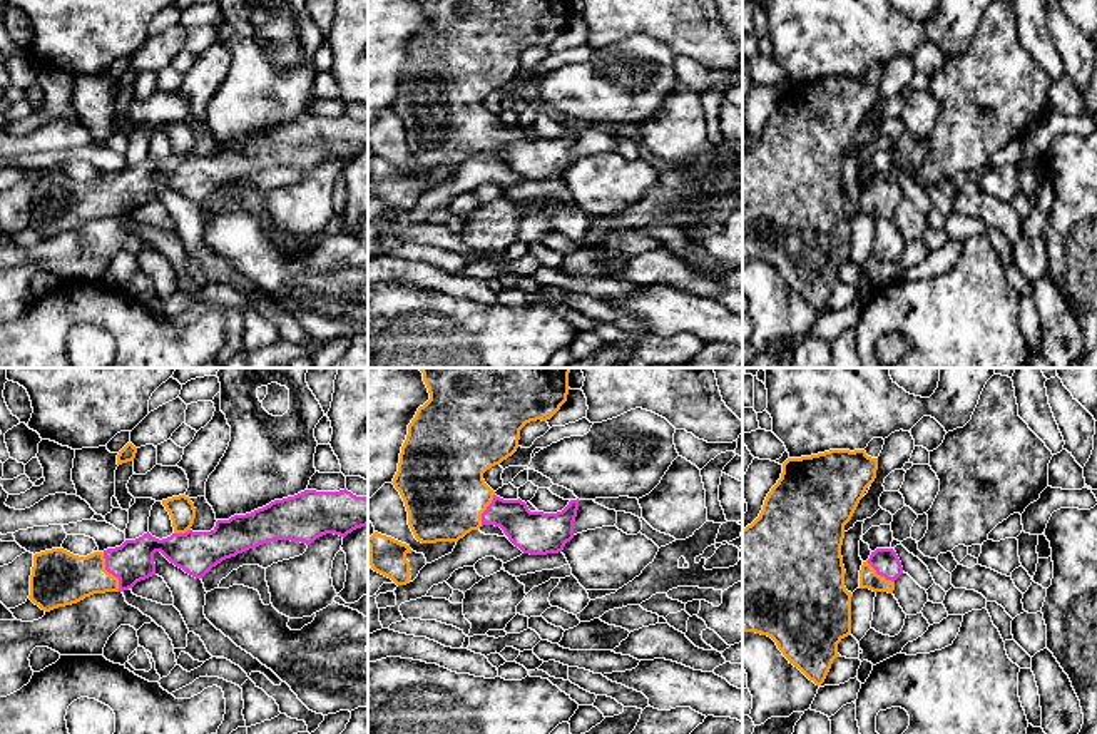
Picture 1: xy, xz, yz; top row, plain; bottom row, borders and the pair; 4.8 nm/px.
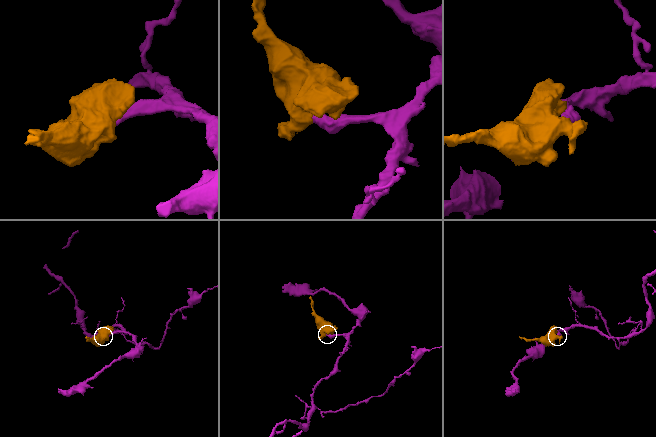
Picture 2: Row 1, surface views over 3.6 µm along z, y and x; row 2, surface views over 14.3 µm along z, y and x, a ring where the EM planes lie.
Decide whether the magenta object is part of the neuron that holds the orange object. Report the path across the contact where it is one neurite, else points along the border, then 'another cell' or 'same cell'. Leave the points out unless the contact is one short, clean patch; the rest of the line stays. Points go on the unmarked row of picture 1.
same cell

